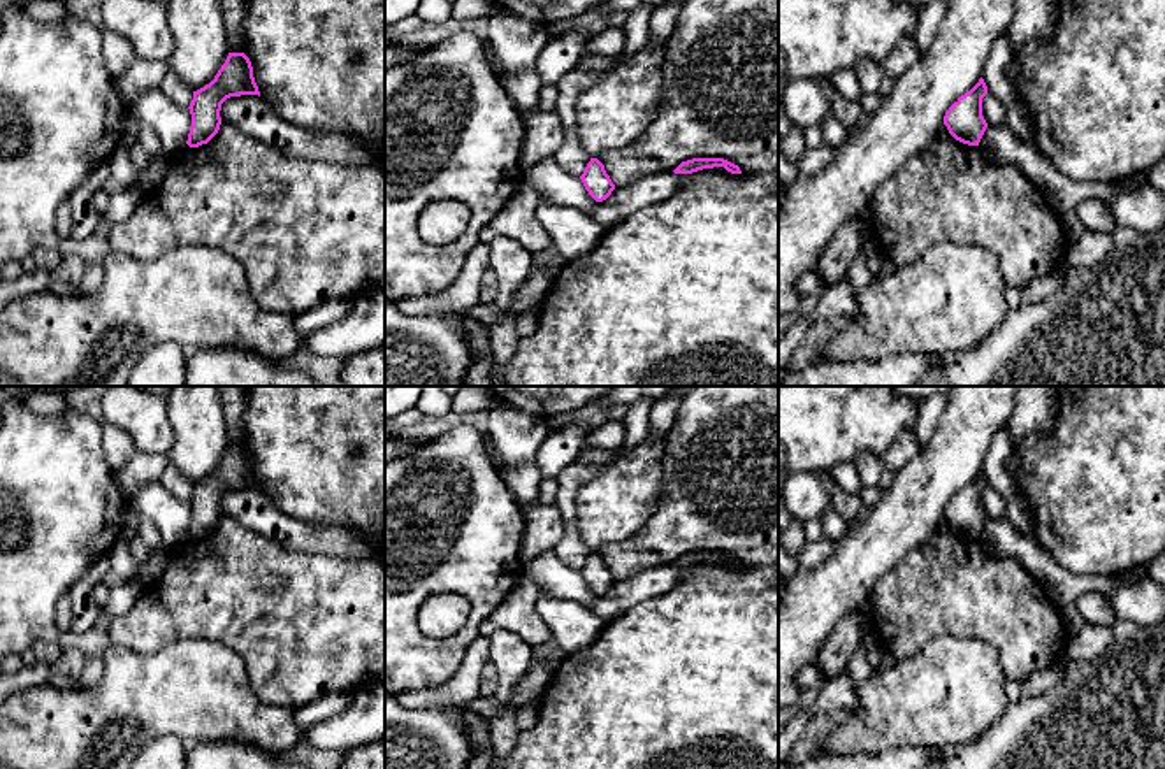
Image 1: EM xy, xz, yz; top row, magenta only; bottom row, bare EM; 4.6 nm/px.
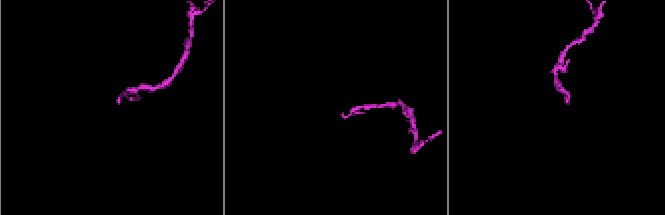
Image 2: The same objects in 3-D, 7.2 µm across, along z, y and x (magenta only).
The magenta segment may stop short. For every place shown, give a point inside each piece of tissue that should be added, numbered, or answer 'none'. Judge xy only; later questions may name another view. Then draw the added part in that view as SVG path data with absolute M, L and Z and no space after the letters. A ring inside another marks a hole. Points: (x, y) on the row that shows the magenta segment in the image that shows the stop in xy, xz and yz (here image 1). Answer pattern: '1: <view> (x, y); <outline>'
none

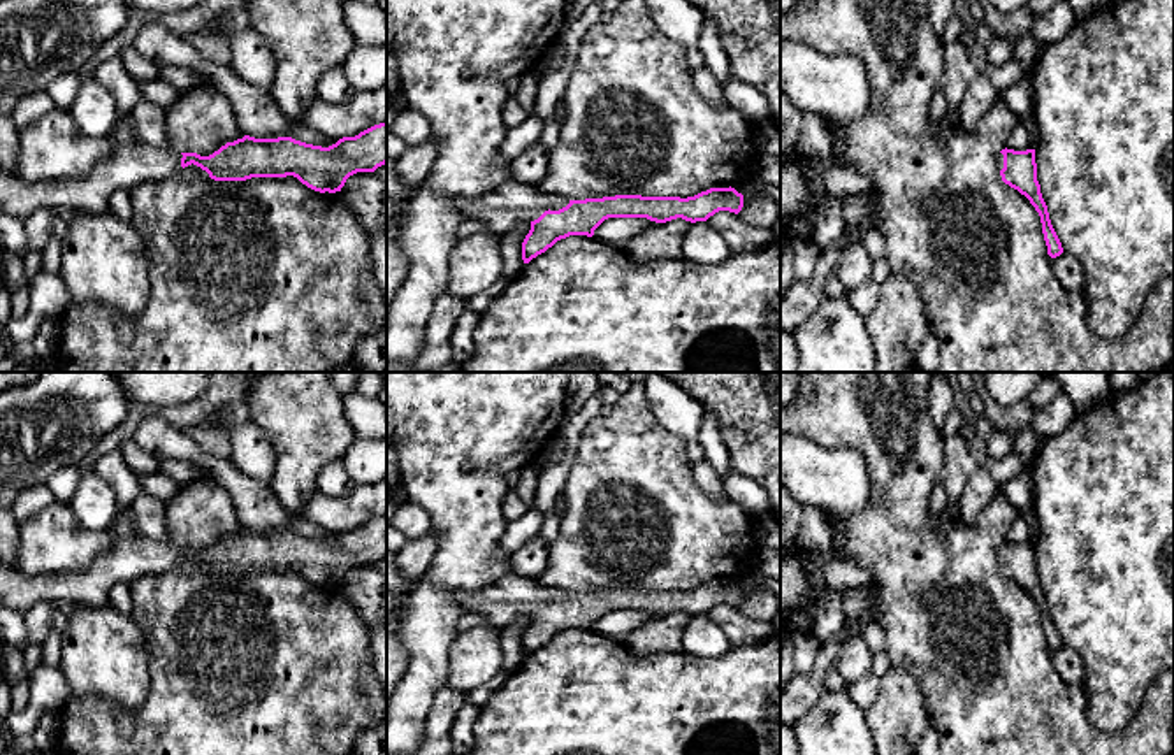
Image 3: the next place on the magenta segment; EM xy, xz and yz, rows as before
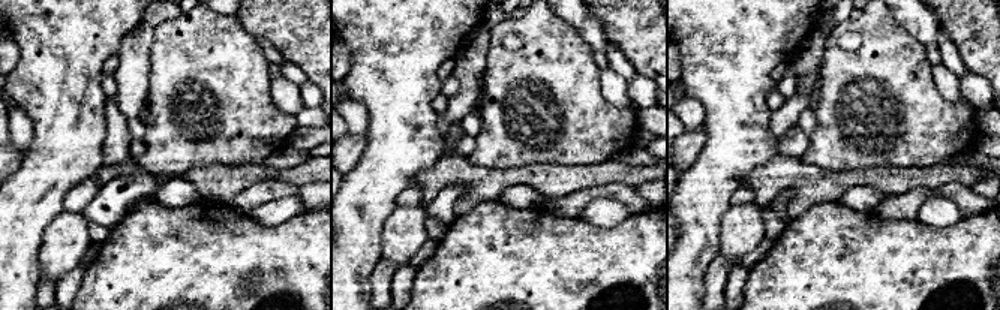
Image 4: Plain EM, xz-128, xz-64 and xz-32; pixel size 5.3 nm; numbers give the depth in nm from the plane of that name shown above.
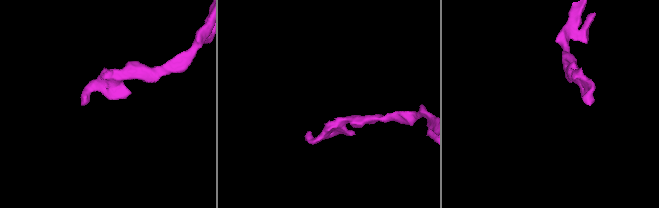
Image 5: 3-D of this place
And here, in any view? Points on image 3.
1: xz (510, 204); M508 181L490 193L457 204L466 218L487 223L487 228L503 237L522 221L534 221L545 211L559 211L569 198L541 193L536 184Z

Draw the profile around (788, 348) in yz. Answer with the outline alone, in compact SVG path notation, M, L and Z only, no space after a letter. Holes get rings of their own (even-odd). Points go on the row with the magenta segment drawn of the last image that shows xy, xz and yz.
M780 328L780 372L798 370L798 349L793 334Z

